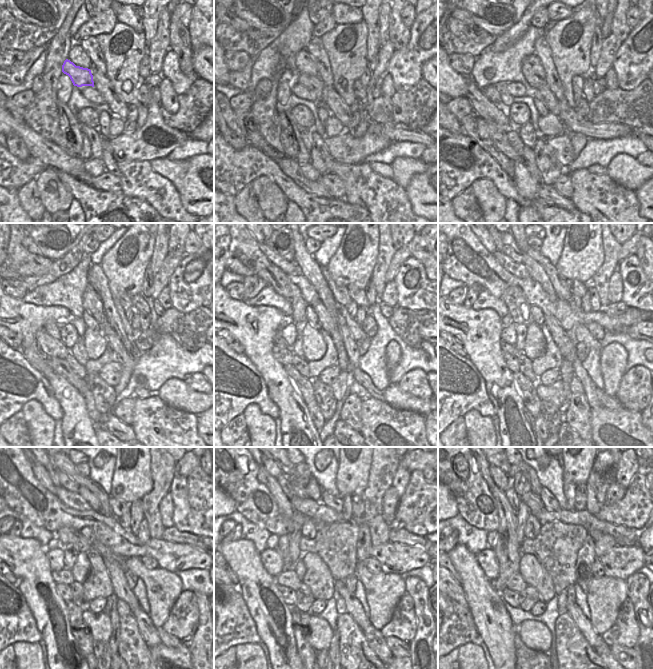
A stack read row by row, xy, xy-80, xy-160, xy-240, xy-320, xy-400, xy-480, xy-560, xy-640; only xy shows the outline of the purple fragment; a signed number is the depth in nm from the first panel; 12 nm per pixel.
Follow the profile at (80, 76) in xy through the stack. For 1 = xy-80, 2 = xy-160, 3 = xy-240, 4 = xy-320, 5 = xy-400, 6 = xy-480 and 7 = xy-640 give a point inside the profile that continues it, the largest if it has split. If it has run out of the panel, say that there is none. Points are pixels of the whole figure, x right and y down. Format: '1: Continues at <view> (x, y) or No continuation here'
1: Continues at xy-80 (314, 84)
2: Continues at xy-160 (544, 93)
3: Continues at xy-240 (121, 355)
4: Continues at xy-320 (358, 375)
5: Continues at xy-400 (606, 401)
6: Continues at xy-480 (169, 640)
7: Continues at xy-640 (617, 650).

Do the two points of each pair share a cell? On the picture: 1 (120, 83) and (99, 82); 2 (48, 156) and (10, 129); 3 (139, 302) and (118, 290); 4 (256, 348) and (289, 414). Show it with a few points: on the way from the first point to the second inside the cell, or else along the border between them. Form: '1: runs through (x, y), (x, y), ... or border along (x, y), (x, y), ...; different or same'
1: border along (105, 75), (113, 91), (125, 102); different
2: runs through (39, 147), (19, 129); same
3: border along (141, 293), (130, 297); different
4: runs through (266, 364), (282, 381), (283, 393), (287, 398); same

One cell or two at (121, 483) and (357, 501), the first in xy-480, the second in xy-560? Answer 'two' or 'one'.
two

